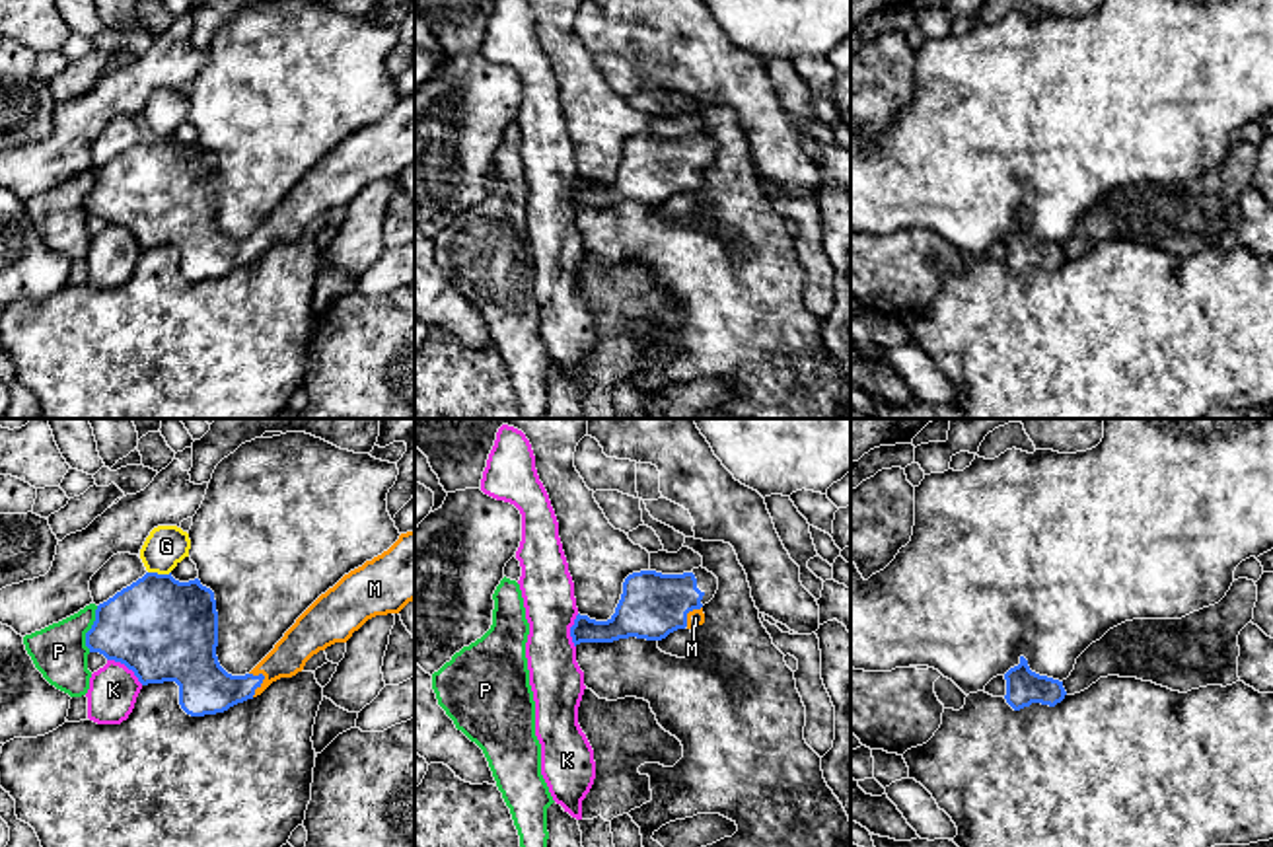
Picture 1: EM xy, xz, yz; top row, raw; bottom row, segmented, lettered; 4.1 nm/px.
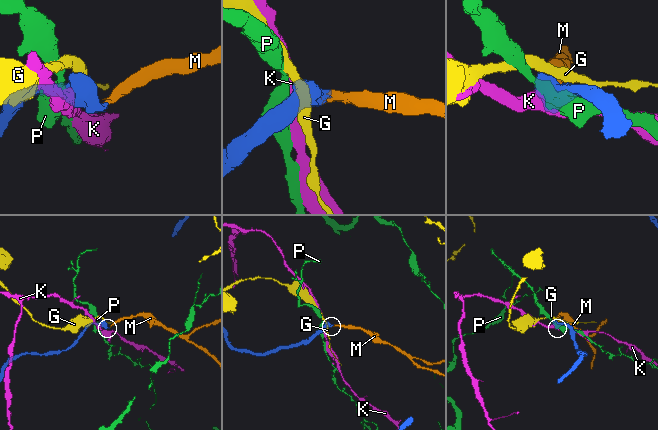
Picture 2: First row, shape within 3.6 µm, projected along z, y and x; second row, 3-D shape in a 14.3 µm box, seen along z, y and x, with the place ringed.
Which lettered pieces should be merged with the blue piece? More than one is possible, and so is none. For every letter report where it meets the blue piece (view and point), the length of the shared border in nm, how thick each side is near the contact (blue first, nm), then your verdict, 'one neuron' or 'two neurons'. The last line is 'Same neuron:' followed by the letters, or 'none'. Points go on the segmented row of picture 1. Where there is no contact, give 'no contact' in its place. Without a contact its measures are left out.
G: xy (160, 575) | 100 nm | 420/170 nm | two neurons
K: xy (127, 666) | 190 nm | 420/200 nm | two neurons
M: xy (259, 684) | 110 nm | 220/150 nm | one neuron
P: xy (90, 629) | 200 nm | 380/220 nm | two neurons
Same neuron: M

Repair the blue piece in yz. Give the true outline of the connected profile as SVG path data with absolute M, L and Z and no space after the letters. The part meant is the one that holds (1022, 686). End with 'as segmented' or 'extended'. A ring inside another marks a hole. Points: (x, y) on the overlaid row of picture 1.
M1020 656L1018 666L1004 674L1004 680L1004 699L1014 711L1030 707L1032 703L1055 707L1067 695L1063 681L1032 672L1024 656Z; as segmented

